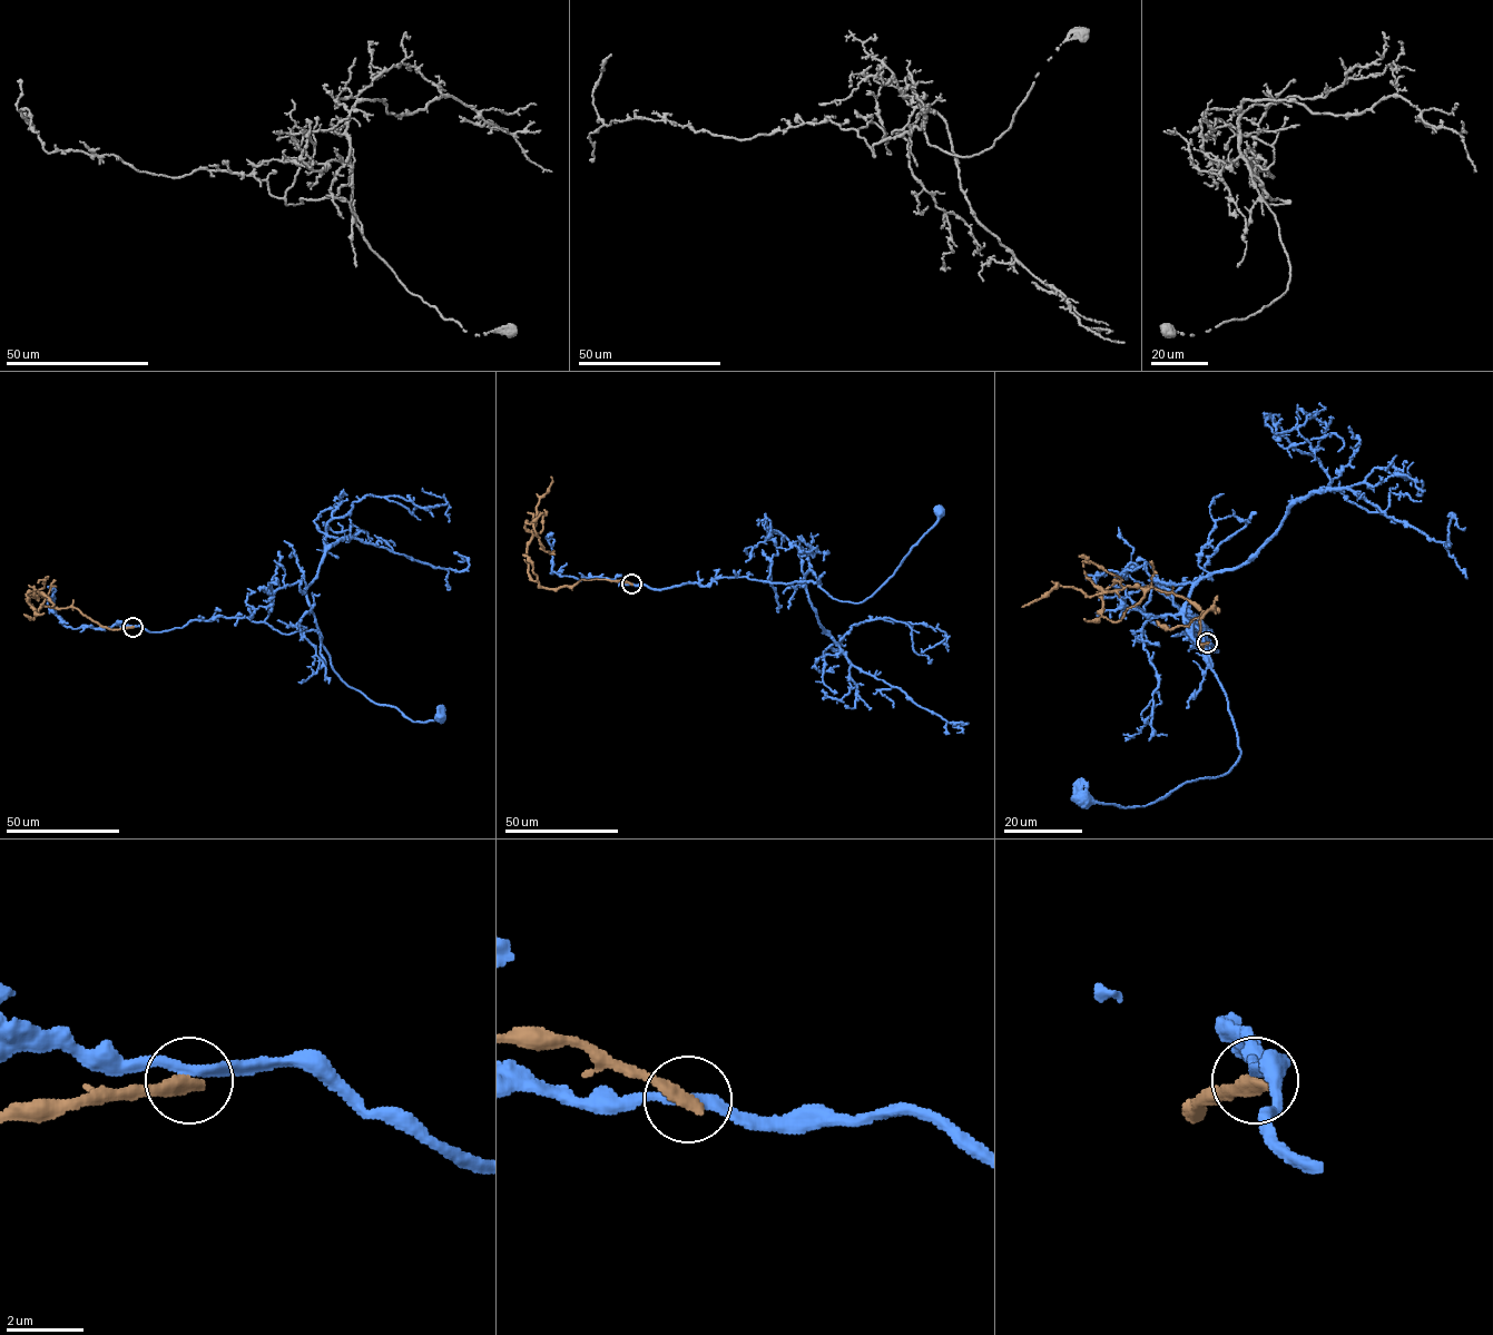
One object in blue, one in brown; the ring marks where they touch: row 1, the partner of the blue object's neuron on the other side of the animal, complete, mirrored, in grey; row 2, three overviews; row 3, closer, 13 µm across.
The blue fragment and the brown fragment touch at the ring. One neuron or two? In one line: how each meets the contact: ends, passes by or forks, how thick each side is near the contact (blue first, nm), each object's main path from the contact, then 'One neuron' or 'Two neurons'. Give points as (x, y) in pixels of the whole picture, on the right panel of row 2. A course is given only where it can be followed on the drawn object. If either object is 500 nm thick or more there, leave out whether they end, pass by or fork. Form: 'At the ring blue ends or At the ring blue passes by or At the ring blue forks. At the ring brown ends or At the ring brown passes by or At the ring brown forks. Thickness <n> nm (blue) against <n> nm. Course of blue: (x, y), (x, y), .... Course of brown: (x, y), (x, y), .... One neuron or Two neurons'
At the ring blue passes by. At the ring brown ends. Thickness 280 nm (blue) against 400 nm. Course of blue: (1208, 643), (1217, 651), (1209, 630), (1197, 624), (1237, 735), (1234, 766), (1142, 806), (1082, 797). Course of brown: (1208, 643), (1216, 608), (1150, 586), (1116, 581), (1103, 617), (1150, 588), (1150, 561). Two neurons

